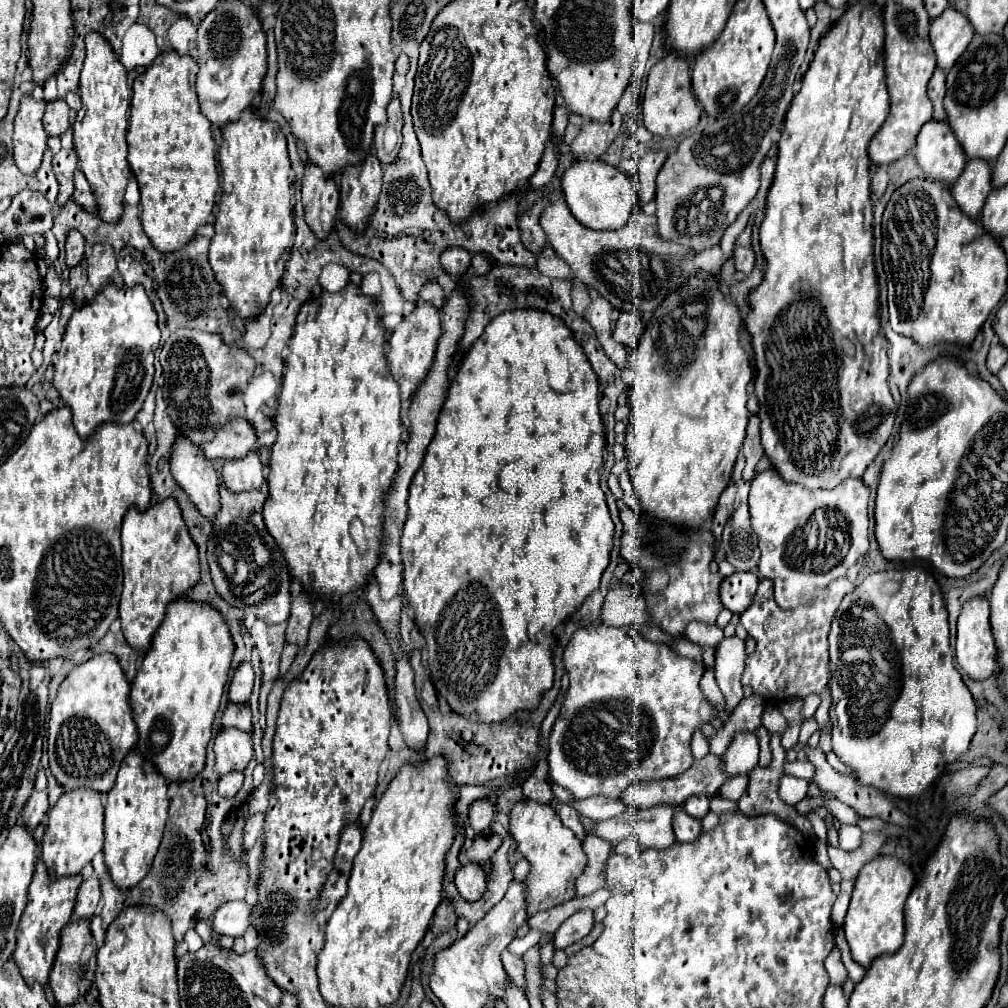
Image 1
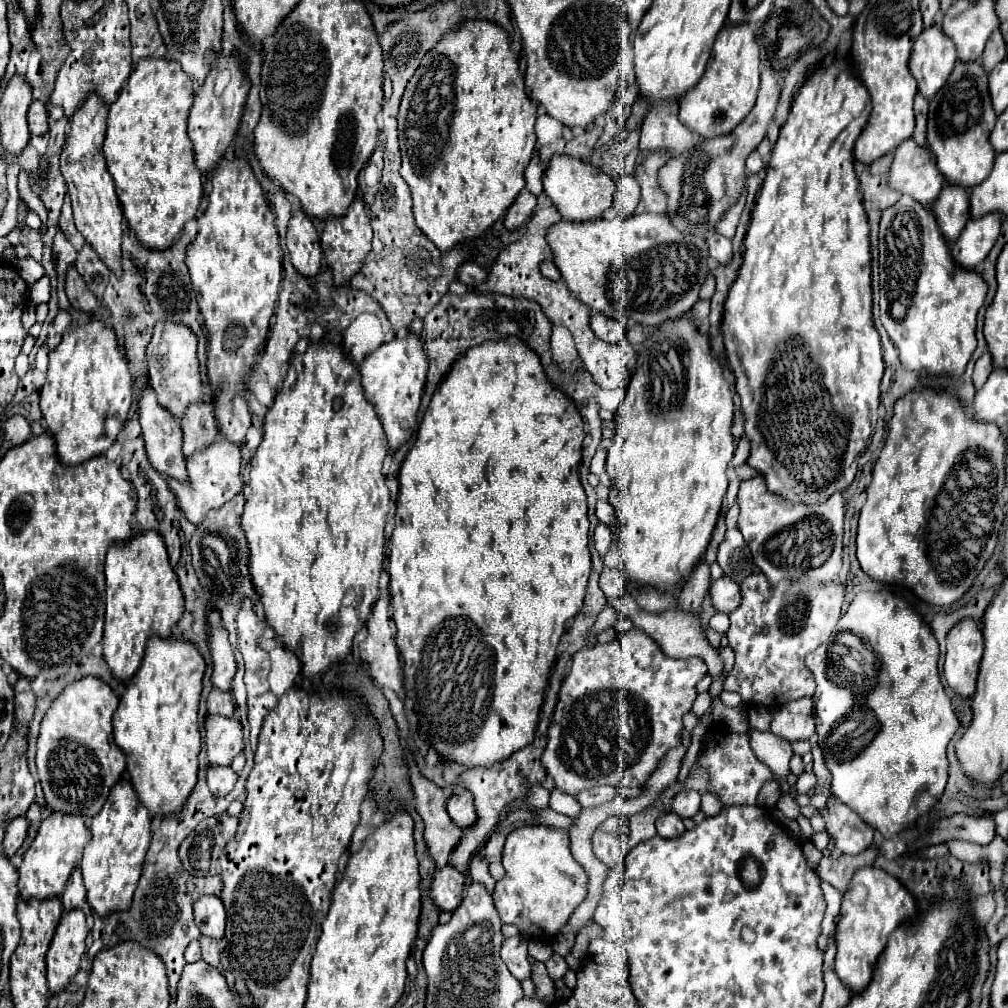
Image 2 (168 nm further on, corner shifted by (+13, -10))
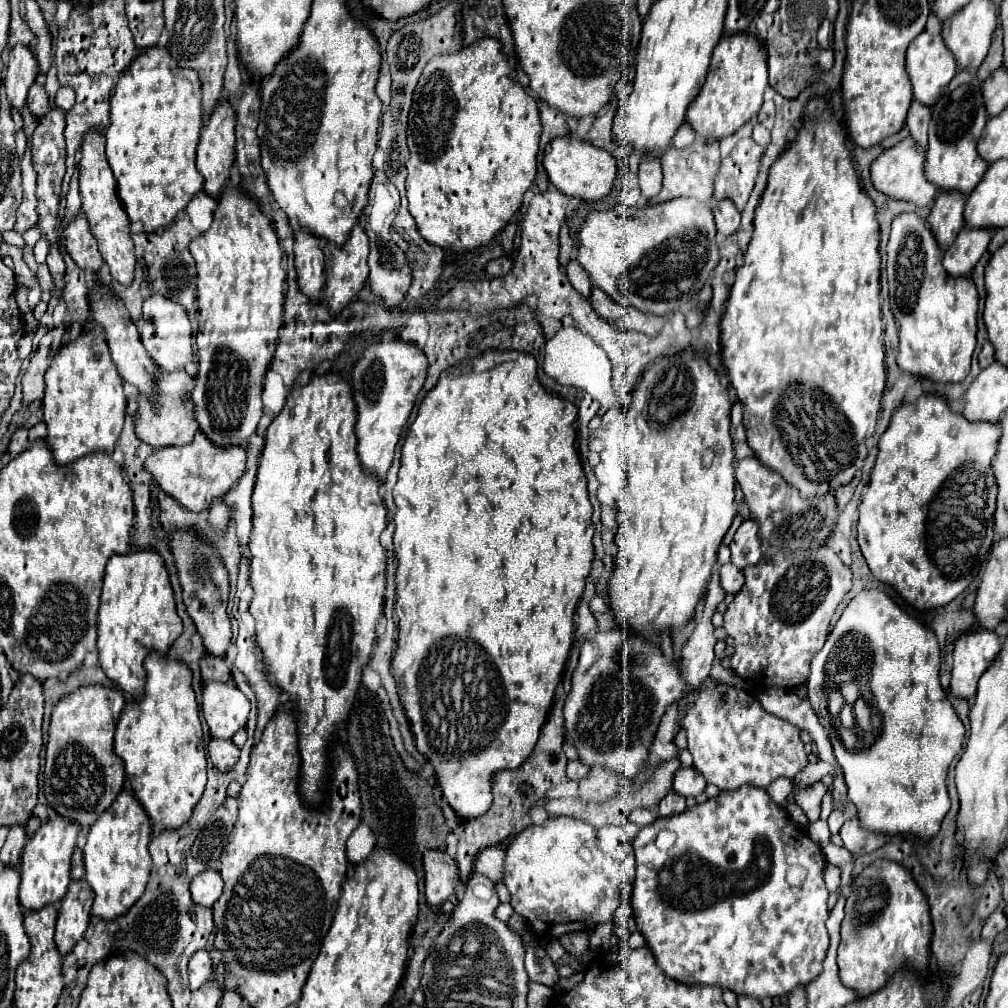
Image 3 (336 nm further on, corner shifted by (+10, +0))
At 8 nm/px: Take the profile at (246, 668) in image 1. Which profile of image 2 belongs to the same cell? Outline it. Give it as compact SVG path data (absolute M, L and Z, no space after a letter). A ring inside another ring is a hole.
M209 612L209 624L211 624L211 654L213 654L213 676L211 682L219 690L231 690L233 676L237 672L237 662L231 650L231 644L227 640L227 630L217 622L219 612Z

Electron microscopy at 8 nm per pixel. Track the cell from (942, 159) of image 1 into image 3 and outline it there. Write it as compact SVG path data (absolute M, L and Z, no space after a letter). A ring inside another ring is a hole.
M904 138L902 142L898 142L896 146L884 150L872 164L870 164L870 178L872 178L872 184L878 192L886 194L888 198L894 198L894 200L908 200L908 202L914 202L916 206L924 208L928 206L936 194L938 194L938 188L934 188L934 184L930 184L926 178L924 178L924 150L918 148L914 144L912 138Z

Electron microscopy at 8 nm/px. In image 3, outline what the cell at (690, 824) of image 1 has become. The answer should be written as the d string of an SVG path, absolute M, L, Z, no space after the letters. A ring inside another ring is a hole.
M668 792L658 804L660 816L672 816L672 814L680 814L684 810L686 810L686 800L680 798L676 792Z

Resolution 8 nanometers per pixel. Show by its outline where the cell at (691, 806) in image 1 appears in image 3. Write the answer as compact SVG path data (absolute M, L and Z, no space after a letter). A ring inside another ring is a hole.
M680 768L674 774L674 790L684 798L698 796L700 792L704 792L704 788L706 788L706 780L696 768Z

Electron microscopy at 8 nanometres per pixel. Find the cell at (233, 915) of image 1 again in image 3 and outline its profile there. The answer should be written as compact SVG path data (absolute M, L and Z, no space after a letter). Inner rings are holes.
M210 868L200 872L200 874L196 874L192 878L192 882L190 882L192 900L196 904L200 904L200 906L206 906L206 908L214 906L214 902L222 894L222 888L224 888L224 882L222 882L220 872L210 870Z

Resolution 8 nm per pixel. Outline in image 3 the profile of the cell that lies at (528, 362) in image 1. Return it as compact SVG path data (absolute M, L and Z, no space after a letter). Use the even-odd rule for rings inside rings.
M486 352L486 356L474 360L470 372L462 376L444 372L440 376L434 390L430 390L422 400L418 416L410 426L402 446L402 466L394 486L398 640L390 666L398 686L400 704L414 732L416 748L434 766L442 796L448 800L460 820L482 816L492 804L492 776L500 770L518 768L532 754L546 722L560 674L570 658L574 630L572 618L576 612L576 602L582 598L584 582L594 558L592 504L588 500L586 476L574 448L576 414L578 408L572 402L550 396L542 388L536 378L536 360L532 356L526 356L524 352Z

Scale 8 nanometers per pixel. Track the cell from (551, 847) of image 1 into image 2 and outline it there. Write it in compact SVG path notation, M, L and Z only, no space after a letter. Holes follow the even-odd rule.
M549 826L513 830L503 848L503 868L507 874L495 886L495 908L503 924L521 928L527 938L555 936L587 896L587 874L571 856L569 836Z

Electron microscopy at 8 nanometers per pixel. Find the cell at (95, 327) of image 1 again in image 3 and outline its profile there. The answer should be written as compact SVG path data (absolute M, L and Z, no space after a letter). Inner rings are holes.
M74 340L62 346L52 358L52 366L44 378L46 392L42 410L48 426L46 446L56 464L68 464L98 450L112 454L126 416L126 396L108 344L90 348L82 340Z

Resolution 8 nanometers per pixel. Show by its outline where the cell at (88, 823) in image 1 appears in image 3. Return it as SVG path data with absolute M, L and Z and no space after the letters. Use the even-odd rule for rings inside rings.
M58 816L54 820L44 822L38 828L38 832L32 836L32 840L28 840L28 844L24 846L22 864L20 864L22 882L20 882L18 902L22 908L40 910L46 904L58 904L64 898L66 888L72 880L70 878L70 858L72 858L72 850L76 846L78 832L80 832L80 828L76 824Z

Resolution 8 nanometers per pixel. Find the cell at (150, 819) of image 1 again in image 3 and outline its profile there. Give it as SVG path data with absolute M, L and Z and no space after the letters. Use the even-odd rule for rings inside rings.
M120 792L116 802L92 824L84 846L86 880L96 894L92 916L102 920L116 920L118 916L126 914L144 894L152 868L152 858L148 854L150 834L150 820L140 802L130 792Z

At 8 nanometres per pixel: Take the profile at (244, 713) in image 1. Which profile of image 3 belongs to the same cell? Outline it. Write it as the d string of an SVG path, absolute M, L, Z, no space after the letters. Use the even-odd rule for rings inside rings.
M208 652L200 660L200 672L202 672L202 680L230 680L230 670L224 658L212 656Z

